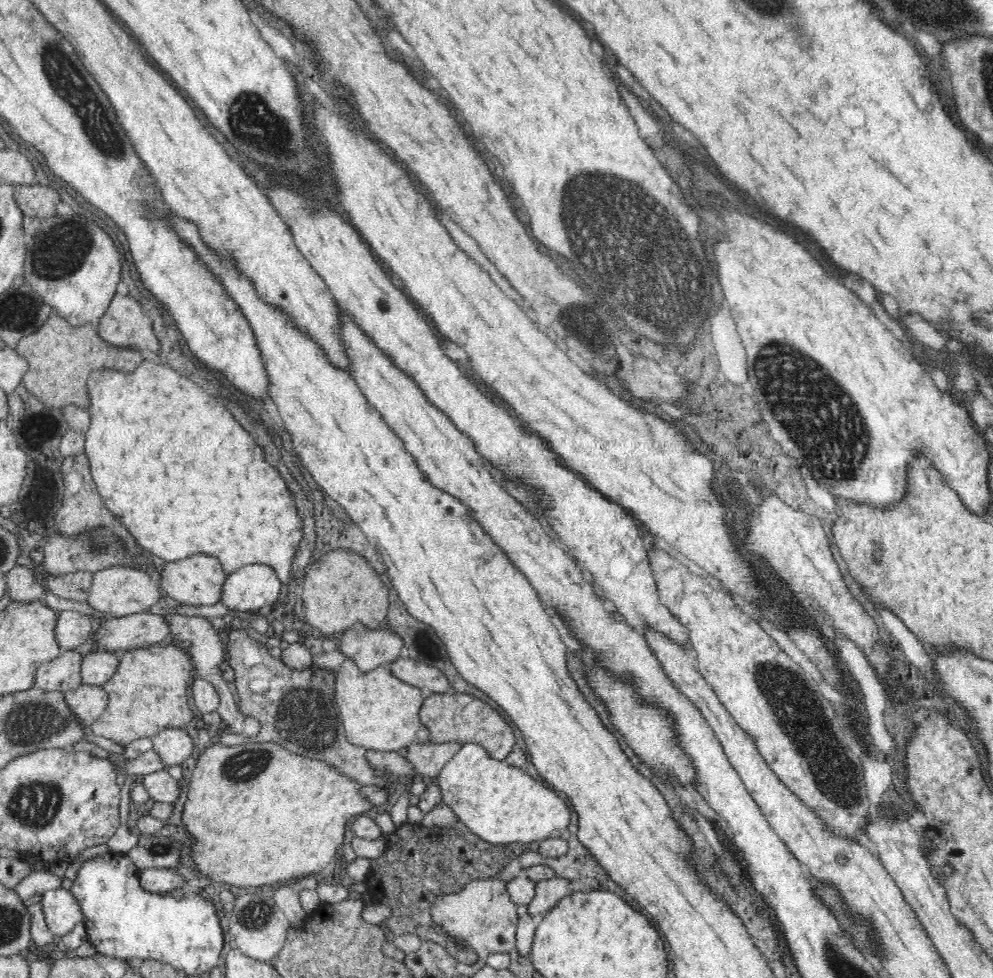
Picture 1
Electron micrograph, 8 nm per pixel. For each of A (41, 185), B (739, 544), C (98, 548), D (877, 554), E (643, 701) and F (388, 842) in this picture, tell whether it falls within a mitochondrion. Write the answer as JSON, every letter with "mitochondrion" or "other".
{"A":"other","B":"other","C":"mitochondrion","D":"mitochondrion","E":"other","F":"other"}

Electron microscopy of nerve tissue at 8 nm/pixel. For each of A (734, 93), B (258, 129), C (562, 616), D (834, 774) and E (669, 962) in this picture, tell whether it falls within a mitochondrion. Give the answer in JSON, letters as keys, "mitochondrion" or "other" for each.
{"A":"other","B":"mitochondrion","C":"other","D":"mitochondrion","E":"other"}

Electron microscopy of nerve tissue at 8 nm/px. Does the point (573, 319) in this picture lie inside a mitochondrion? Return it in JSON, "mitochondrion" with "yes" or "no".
{"mitochondrion":"yes"}

